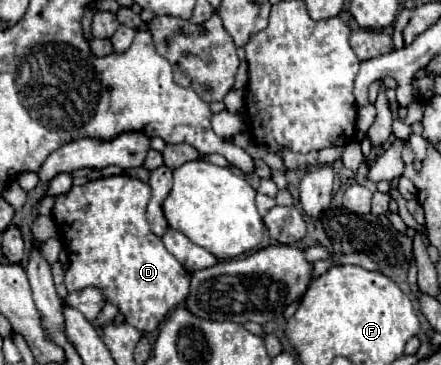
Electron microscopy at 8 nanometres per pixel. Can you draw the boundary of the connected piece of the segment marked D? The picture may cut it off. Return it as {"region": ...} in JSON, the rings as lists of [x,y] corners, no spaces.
{"region":[[[131,176],[97,178],[83,186],[73,186],[69,192],[57,196],[53,220],[61,228],[69,248],[69,270],[65,274],[65,286],[69,292],[97,286],[105,288],[105,298],[119,306],[125,322],[133,324],[141,332],[153,332],[169,312],[173,312],[189,294],[191,274],[179,264],[179,260],[167,252],[161,238],[149,232],[145,208],[151,200],[151,186]]]}

